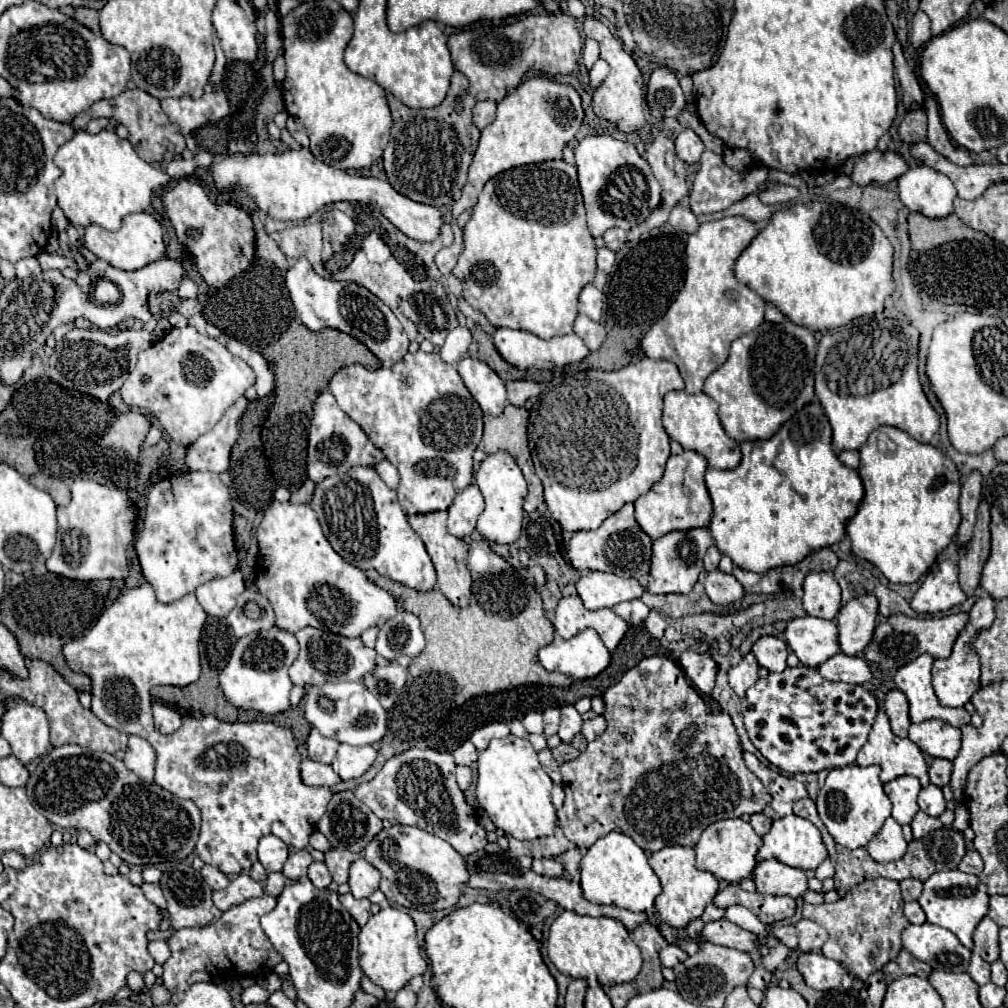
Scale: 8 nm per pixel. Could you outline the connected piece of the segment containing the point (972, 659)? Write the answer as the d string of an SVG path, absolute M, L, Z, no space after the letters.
M969 622L961 630L961 634L959 634L955 646L953 646L951 656L945 658L945 660L933 662L933 690L935 690L941 706L949 706L949 708L951 706L965 706L971 700L971 696L979 690L981 670L979 670L979 656L973 648L973 640L983 628L985 628L983 622Z

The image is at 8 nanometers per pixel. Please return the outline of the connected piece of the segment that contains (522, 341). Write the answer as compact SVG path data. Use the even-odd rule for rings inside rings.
M497 328L497 332L493 334L495 346L499 350L499 354L515 368L519 370L553 370L559 366L567 366L571 362L579 362L583 360L589 350L583 344L583 340L577 334L565 334L565 336L555 336L551 340L543 340L531 332L523 332L523 330L511 330L511 328Z

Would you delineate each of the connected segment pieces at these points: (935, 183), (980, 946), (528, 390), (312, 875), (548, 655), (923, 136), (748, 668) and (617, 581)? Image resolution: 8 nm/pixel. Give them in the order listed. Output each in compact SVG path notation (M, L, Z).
M929 166L907 170L899 176L897 186L899 198L909 212L919 212L927 218L945 218L953 212L953 200L957 196L953 182Z
M985 916L979 926L975 928L975 934L973 934L973 942L975 942L975 948L973 952L979 954L985 962L995 962L999 958L999 942L997 942L997 934L999 934L999 926L989 918Z
M513 380L513 382L507 382L507 396L509 396L509 402L513 406L523 406L523 402L527 402L533 396L537 396L539 392L541 392L541 386L535 380Z
M313 862L309 866L309 880L317 886L317 888L327 888L331 882L331 874L327 870L327 866L323 862Z
M591 628L563 640L555 636L551 644L539 650L539 662L547 670L557 670L569 678L593 678L611 664L611 652Z
M923 110L909 112L899 126L901 140L907 144L919 144L927 140L927 116Z
M751 652L747 656L743 656L743 660L737 666L729 668L729 684L737 696L743 698L747 694L747 690L759 680L757 670L759 670L757 658Z
M587 572L577 582L577 592L587 610L613 608L623 600L641 598L643 586L637 578L621 578L611 572Z

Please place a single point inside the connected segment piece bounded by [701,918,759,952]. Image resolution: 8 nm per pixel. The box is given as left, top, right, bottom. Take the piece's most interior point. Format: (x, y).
(723, 932)

